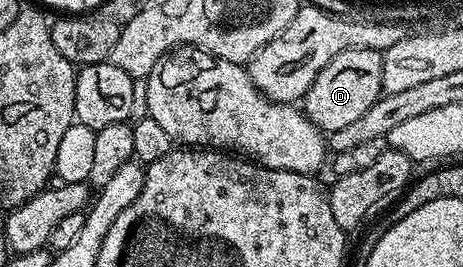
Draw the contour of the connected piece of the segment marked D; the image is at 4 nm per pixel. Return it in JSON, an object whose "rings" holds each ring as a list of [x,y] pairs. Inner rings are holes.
{"rings":[[[349,49],[340,51],[320,75],[308,87],[304,98],[304,112],[306,118],[321,129],[323,134],[329,135],[340,131],[340,127],[360,119],[372,103],[383,96],[382,88],[382,53],[376,49]]]}

